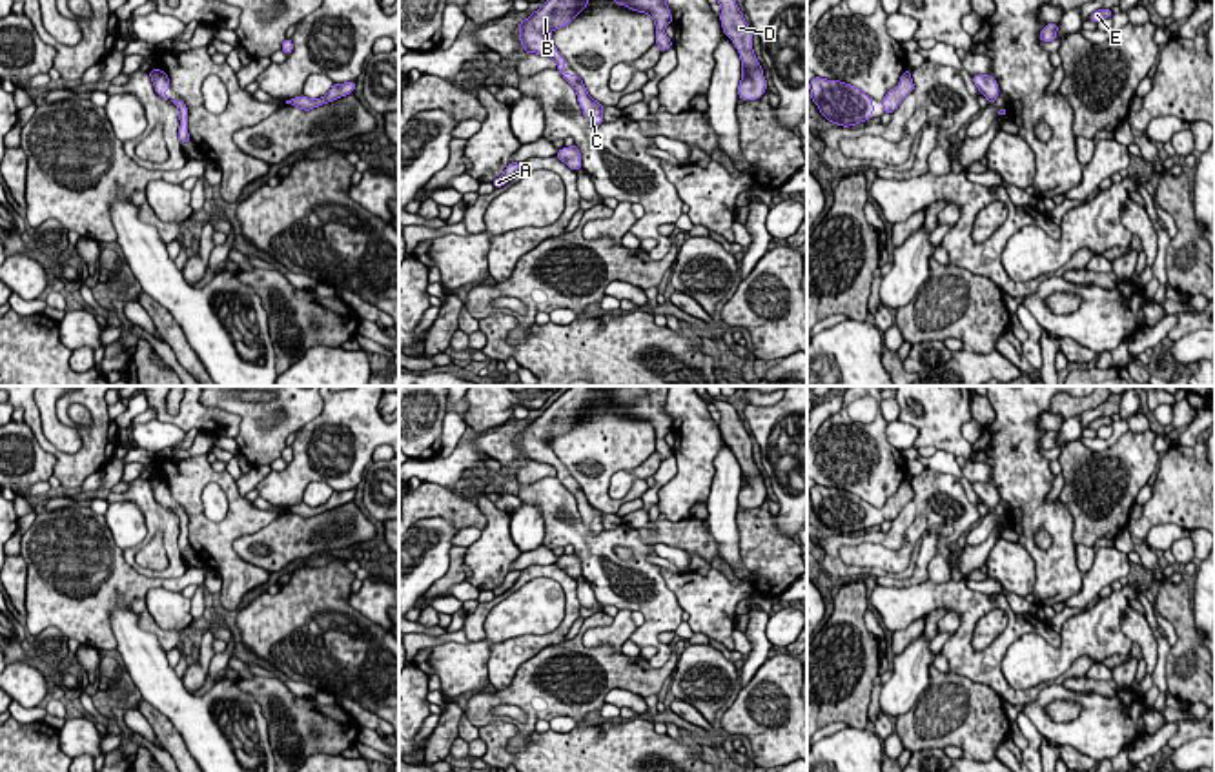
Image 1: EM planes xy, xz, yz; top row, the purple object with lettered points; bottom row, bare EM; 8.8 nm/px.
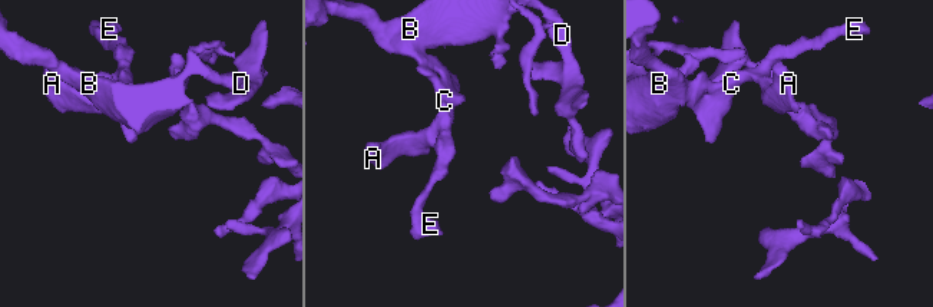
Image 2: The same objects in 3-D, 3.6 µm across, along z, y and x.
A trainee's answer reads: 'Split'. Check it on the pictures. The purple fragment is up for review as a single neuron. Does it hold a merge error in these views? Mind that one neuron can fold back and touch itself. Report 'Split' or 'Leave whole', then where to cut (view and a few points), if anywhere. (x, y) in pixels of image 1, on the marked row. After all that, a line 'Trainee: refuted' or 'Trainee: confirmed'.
Leave whole. No split
Trainee: refuted

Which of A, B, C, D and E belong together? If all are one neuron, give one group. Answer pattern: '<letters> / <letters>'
A B C D E

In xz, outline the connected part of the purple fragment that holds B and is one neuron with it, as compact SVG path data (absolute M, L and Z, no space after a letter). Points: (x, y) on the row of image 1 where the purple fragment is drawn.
M546 0L537 11L519 24L519 40L525 53L545 55L556 60L559 75L576 89L583 115L592 126L603 124L603 104L594 100L585 89L579 75L565 73L568 64L554 46L550 33L565 27L588 5L588 0Z

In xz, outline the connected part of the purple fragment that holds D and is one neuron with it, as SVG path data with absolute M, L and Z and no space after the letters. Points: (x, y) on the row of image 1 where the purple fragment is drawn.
M718 0L721 7L723 33L732 40L741 60L741 82L738 86L738 96L741 100L756 100L767 91L767 80L763 69L752 51L752 31L743 18L736 0Z

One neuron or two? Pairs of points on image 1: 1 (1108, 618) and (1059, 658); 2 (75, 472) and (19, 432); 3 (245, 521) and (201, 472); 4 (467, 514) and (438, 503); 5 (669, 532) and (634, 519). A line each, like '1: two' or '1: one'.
1: one
2: two
3: one
4: one
5: two

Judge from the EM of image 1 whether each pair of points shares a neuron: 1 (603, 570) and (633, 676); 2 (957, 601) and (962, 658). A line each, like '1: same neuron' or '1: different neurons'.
1: different neurons
2: same neuron

